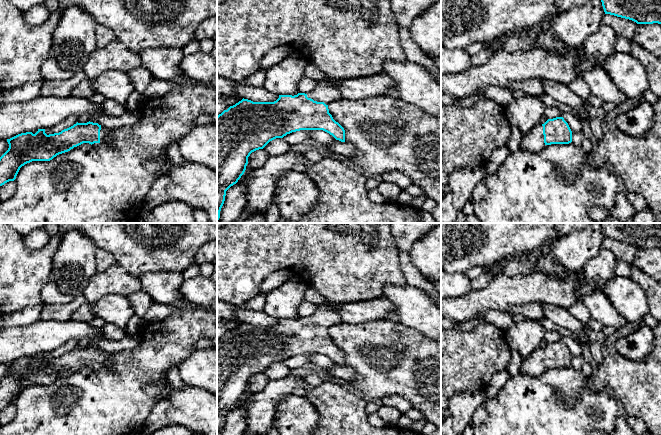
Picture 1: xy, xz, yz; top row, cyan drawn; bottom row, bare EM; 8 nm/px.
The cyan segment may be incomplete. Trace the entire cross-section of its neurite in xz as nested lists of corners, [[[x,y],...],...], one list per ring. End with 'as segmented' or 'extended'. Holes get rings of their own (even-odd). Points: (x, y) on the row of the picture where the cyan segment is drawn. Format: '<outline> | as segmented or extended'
[[[326,76],[308,94],[279,95],[274,102],[253,102],[243,98],[217,116],[217,223],[226,191],[244,174],[252,152],[263,149],[276,138],[300,130],[323,130],[336,140],[345,142],[344,128],[333,119],[328,109],[331,102],[340,99],[337,79]]] | extended

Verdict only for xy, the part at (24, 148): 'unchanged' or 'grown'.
grown

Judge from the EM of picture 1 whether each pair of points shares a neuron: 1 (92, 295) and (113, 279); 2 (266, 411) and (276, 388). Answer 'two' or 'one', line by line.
1: one
2: one

